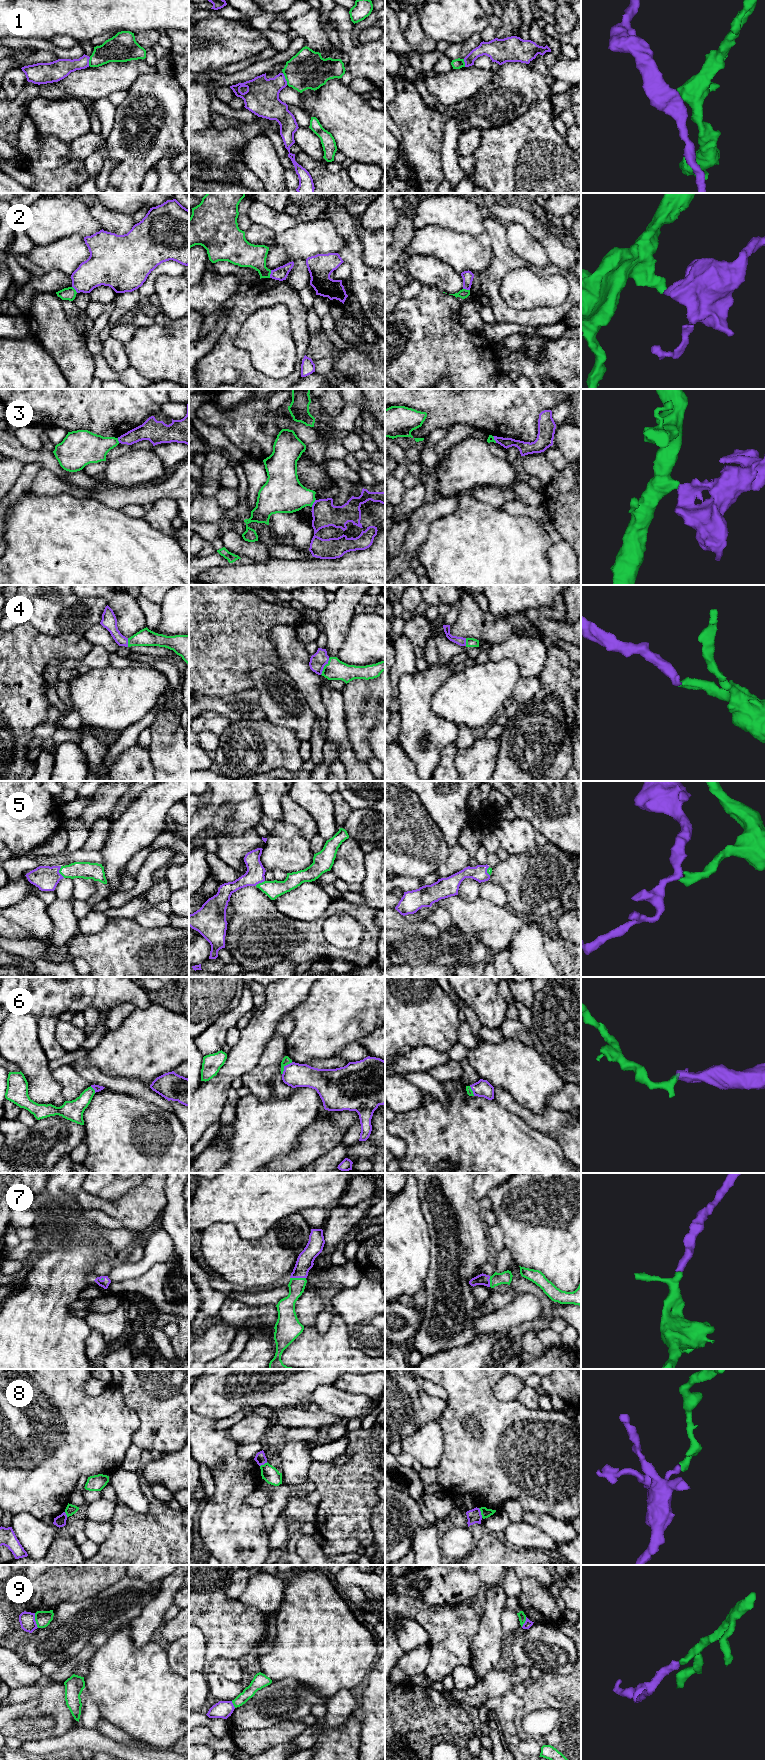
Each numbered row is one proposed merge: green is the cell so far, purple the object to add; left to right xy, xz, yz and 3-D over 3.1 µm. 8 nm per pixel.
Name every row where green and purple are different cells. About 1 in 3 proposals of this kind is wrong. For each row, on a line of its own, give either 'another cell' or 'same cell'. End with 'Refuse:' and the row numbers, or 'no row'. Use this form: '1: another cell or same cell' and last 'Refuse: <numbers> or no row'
1: another cell
2: another cell
3: another cell
4: same cell
5: same cell
6: same cell
7: same cell
8: another cell
9: another cell
Refuse: 1, 2, 3, 8, 9

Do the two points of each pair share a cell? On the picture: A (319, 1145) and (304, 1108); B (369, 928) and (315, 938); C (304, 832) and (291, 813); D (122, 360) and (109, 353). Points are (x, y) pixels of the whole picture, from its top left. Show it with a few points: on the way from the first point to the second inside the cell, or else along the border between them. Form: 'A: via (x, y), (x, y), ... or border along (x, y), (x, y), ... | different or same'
A: border along (317, 1119), (300, 1134), (297, 1144) | different
B: via (365, 944), (356, 953), (331, 952) | same
C: via (304, 827), (296, 818) | same
D: via (119, 360), (112, 353) | same

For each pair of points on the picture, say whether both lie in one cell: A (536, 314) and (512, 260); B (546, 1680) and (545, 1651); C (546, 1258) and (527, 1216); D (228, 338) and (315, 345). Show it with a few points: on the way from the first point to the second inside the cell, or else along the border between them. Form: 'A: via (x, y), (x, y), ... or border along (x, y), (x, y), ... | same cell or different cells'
A: via (515, 315), (509, 315), (493, 299), (492, 279) | same cell
B: border along (543, 1671), (569, 1675) | different cells
C: via (546, 1248), (546, 1235), (537, 1226) | same cell
D: border along (309, 335), (309, 345), (305, 354) | different cells

